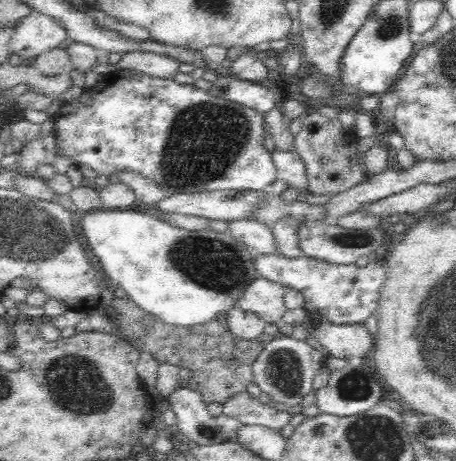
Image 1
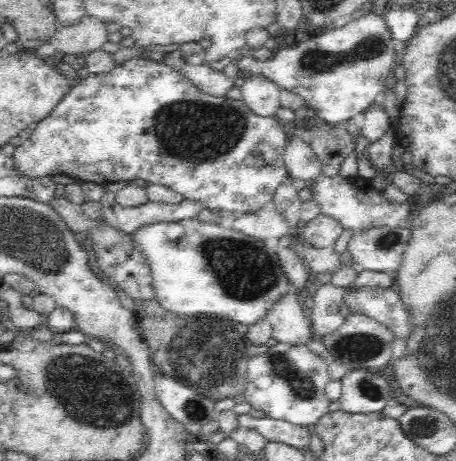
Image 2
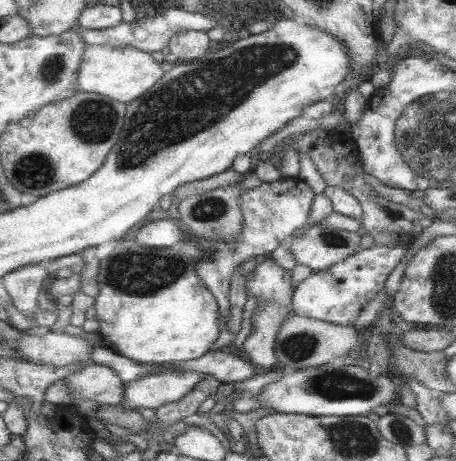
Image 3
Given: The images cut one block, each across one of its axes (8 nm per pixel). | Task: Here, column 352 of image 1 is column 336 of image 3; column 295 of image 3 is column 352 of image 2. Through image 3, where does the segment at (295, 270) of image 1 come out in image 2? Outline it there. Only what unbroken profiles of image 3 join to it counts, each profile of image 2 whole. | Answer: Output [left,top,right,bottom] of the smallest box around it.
[344,286,410,338]

